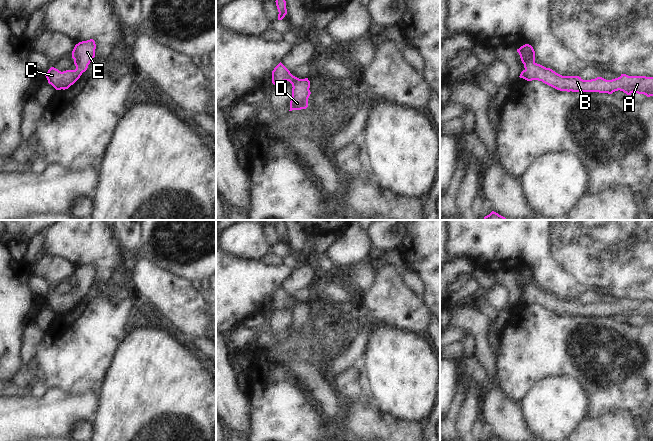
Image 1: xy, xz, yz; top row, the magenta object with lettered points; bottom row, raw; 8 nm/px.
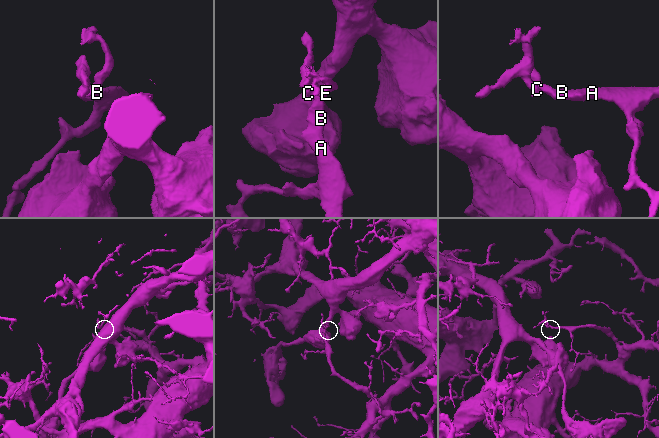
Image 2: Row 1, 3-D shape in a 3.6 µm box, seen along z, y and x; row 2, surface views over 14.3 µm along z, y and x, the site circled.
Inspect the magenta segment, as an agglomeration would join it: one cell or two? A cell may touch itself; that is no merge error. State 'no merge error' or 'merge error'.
no merge error

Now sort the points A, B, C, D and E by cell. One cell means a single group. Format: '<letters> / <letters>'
A B C D E

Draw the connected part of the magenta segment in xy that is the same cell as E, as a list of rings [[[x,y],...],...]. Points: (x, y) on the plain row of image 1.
[[[93,263],[79,266],[72,275],[72,282],[76,290],[75,294],[59,295],[51,291],[45,298],[48,307],[56,314],[65,314],[73,309],[88,292],[95,281],[96,268]]]

